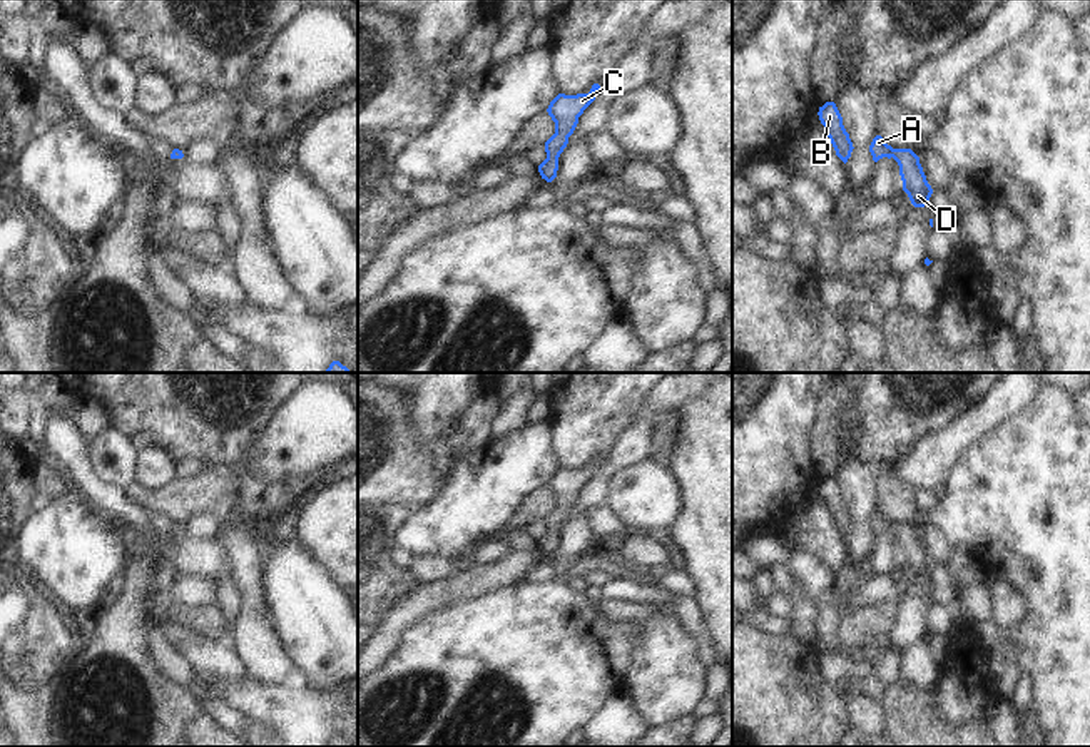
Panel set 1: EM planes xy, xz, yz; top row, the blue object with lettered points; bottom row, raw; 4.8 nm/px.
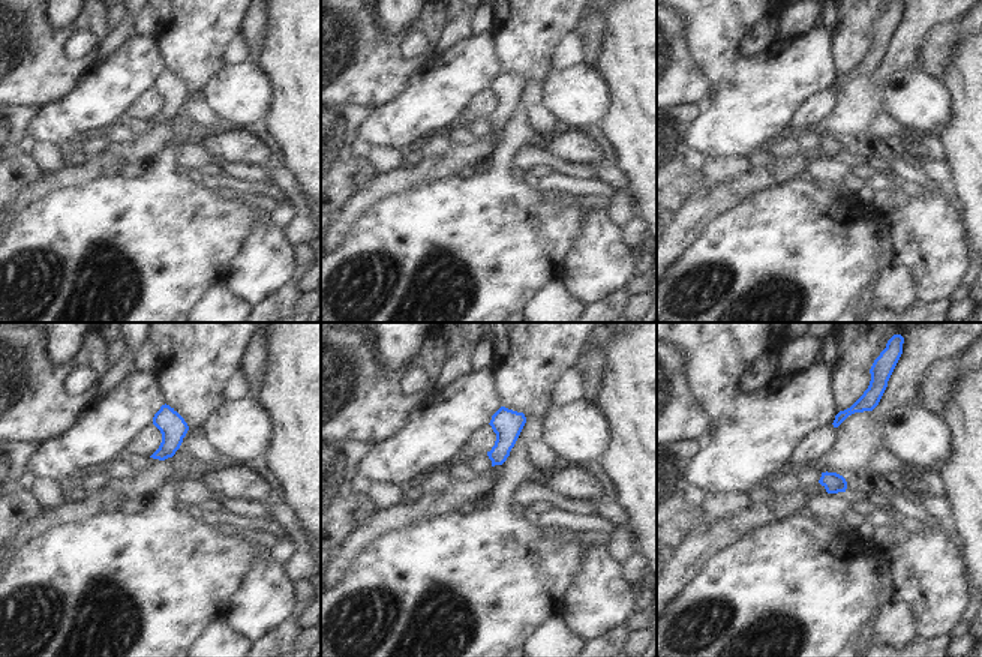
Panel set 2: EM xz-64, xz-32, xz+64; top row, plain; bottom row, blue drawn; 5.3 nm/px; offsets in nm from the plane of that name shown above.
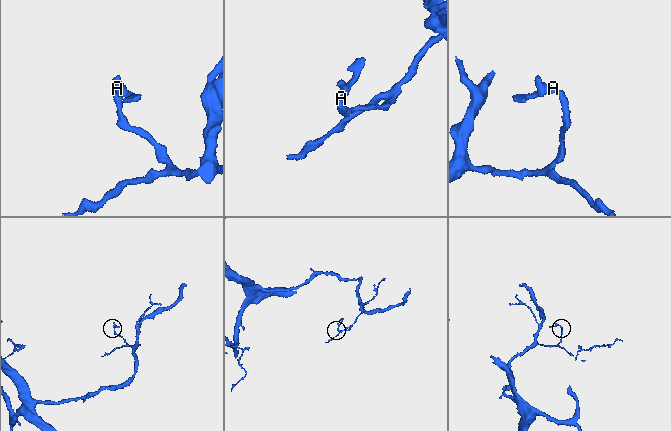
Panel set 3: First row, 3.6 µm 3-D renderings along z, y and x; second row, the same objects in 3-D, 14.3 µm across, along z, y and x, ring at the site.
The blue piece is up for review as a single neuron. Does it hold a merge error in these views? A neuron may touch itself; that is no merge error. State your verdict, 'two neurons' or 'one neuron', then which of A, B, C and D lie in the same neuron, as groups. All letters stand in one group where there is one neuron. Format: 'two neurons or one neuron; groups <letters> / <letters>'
one neuron; groups A B C D

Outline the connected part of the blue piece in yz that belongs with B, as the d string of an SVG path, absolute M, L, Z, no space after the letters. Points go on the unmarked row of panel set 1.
M826 476L819 481L819 495L824 500L826 510L829 511L836 530L846 538L853 526L853 516L843 500L843 491L834 476Z

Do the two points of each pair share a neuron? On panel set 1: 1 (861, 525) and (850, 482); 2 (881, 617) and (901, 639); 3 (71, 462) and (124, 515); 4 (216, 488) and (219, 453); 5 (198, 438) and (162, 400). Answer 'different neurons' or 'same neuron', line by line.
1: same neuron
2: different neurons
3: same neuron
4: different neurons
5: same neuron

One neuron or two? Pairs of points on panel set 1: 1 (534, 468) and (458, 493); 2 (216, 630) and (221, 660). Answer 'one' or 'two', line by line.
1: one
2: two

